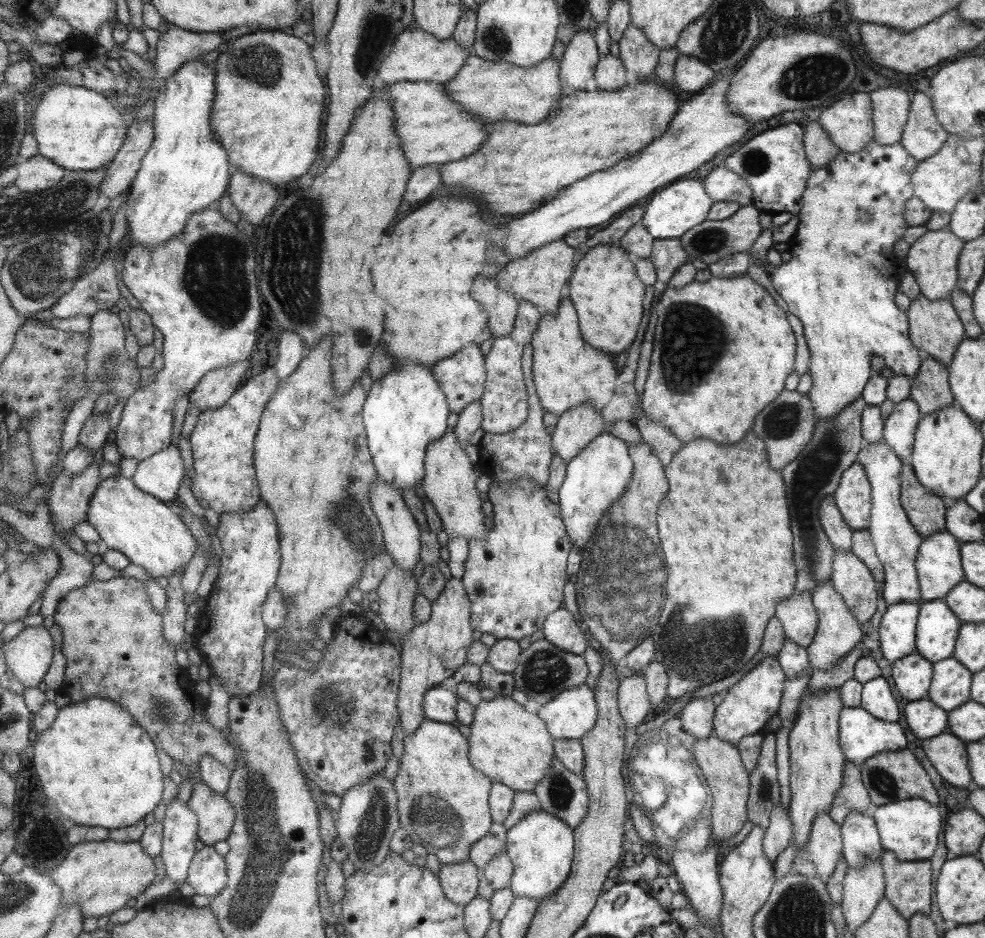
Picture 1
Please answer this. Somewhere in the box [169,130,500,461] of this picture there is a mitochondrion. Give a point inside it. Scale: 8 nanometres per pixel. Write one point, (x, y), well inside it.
(297, 241)

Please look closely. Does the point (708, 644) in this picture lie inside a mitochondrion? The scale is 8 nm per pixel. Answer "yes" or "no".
yes

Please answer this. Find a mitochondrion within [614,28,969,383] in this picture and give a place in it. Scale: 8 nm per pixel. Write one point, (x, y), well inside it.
(803, 80)

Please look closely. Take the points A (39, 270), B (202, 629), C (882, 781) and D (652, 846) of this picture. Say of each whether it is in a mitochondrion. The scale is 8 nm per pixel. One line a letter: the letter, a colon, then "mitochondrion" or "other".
A: mitochondrion
B: other
C: mitochondrion
D: other

